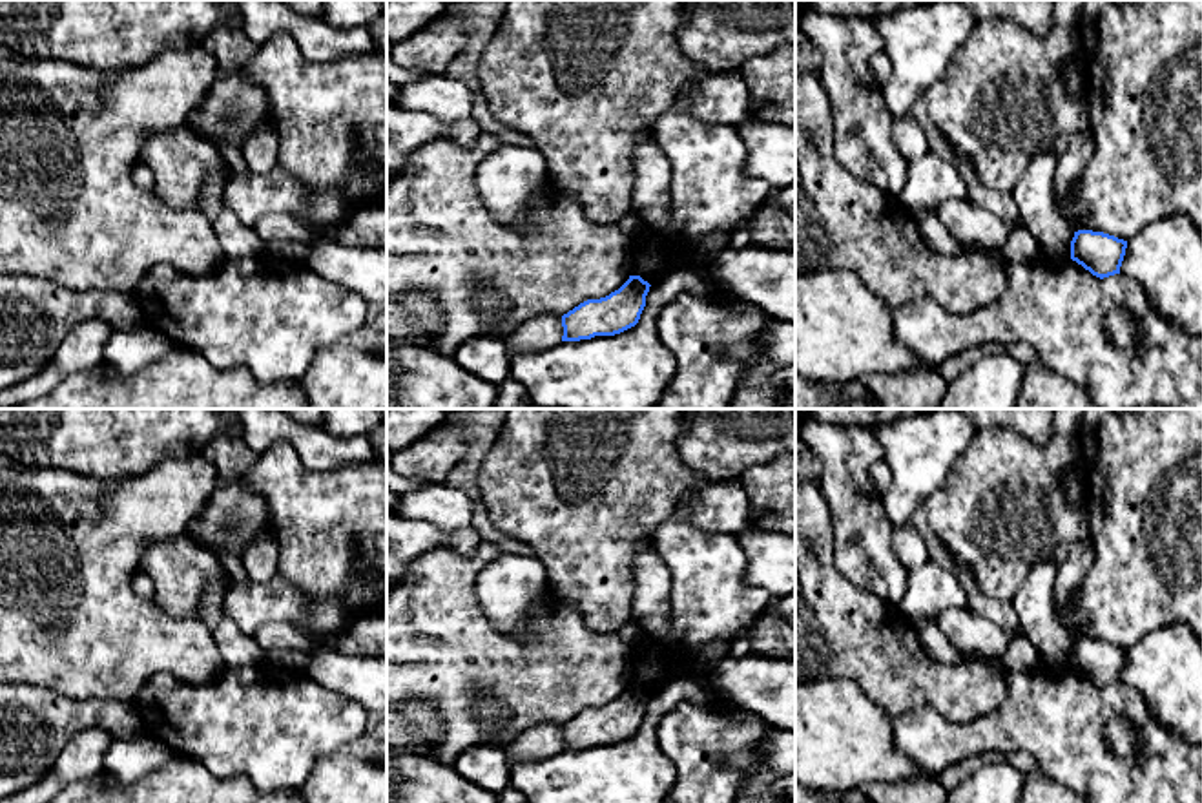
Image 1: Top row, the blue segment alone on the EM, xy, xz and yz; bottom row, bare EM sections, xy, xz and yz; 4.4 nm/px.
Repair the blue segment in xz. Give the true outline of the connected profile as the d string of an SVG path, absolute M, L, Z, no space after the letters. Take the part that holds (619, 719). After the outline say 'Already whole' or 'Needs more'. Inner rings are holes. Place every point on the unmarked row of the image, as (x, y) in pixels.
M629 684L629 688L609 704L580 712L562 725L562 750L615 745L635 735L646 715L649 695L651 694L640 684Z. Already whole

